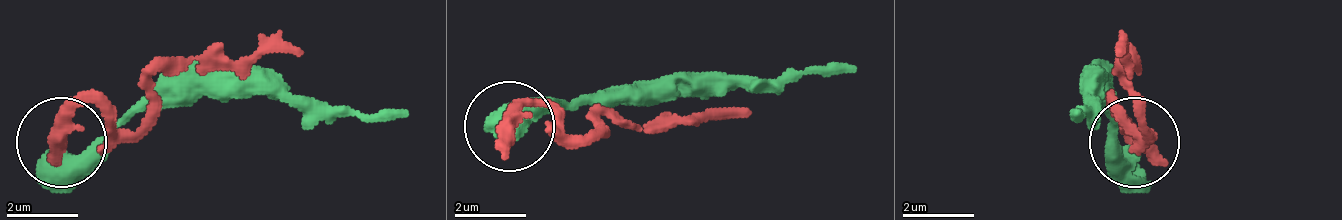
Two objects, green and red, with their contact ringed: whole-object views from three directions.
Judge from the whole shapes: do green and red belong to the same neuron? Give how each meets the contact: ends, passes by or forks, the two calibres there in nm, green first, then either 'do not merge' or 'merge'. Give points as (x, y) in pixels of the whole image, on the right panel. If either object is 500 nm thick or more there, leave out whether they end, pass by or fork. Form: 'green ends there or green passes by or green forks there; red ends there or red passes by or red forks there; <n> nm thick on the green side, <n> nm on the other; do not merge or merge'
460 nm thick on the green side, 550 nm on the other; do not merge

